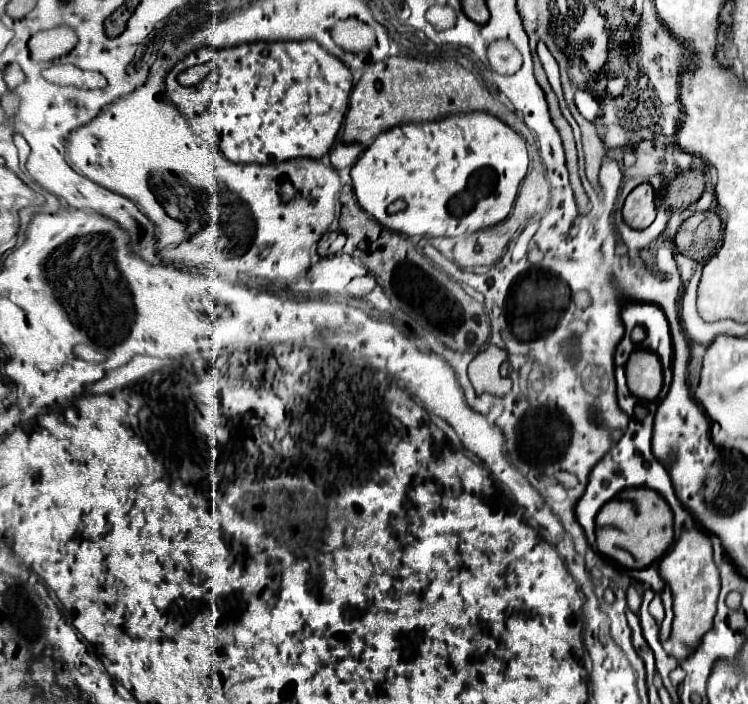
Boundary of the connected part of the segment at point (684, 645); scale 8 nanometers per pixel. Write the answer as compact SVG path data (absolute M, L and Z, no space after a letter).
M684 528L680 538L674 540L674 548L670 548L668 554L662 556L660 574L670 586L674 596L674 624L672 624L672 636L670 636L670 644L672 644L670 654L678 658L678 662L682 662L698 644L698 640L712 628L712 618L716 614L716 600L720 594L720 576L712 560L710 538L700 530Z

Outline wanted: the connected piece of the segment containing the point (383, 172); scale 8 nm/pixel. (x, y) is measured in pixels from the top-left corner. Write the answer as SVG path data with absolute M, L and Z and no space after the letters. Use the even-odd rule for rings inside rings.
M460 112L460 114L450 114L446 118L440 118L440 120L430 120L430 122L422 122L422 124L416 124L416 122L410 122L410 124L400 124L400 126L394 126L386 132L382 132L370 146L368 150L360 156L360 160L352 166L352 186L354 186L354 192L356 192L356 198L358 198L358 204L370 214L374 216L382 226L394 230L394 232L400 232L400 234L406 234L406 236L462 236L462 234L472 234L472 232L478 232L482 228L488 228L488 226L494 226L498 224L500 220L506 220L512 206L514 206L514 200L516 200L516 194L518 194L518 186L522 182L522 178L526 176L526 170L528 170L528 150L526 150L526 142L524 138L514 132L508 124L504 124L502 120L498 120L496 116L488 114L488 112ZM396 200L404 200L404 208L400 208L398 212L390 212L390 204L396 202Z

